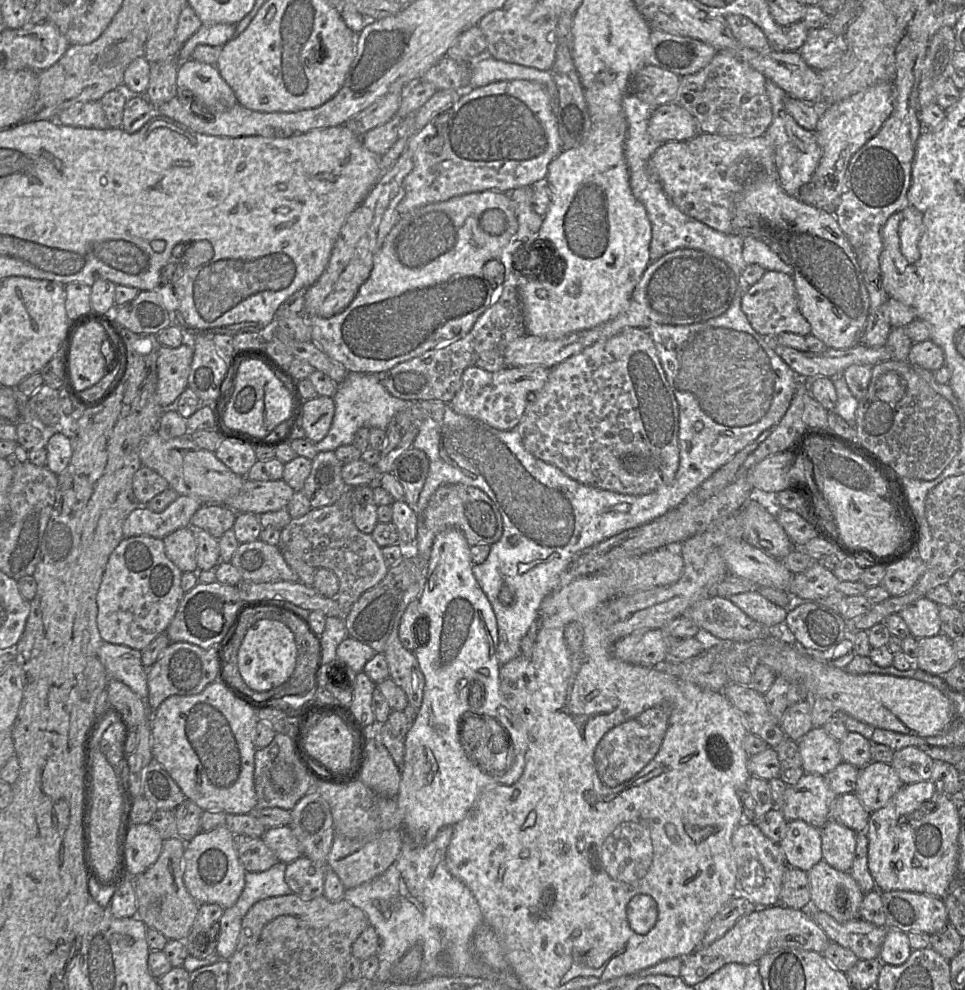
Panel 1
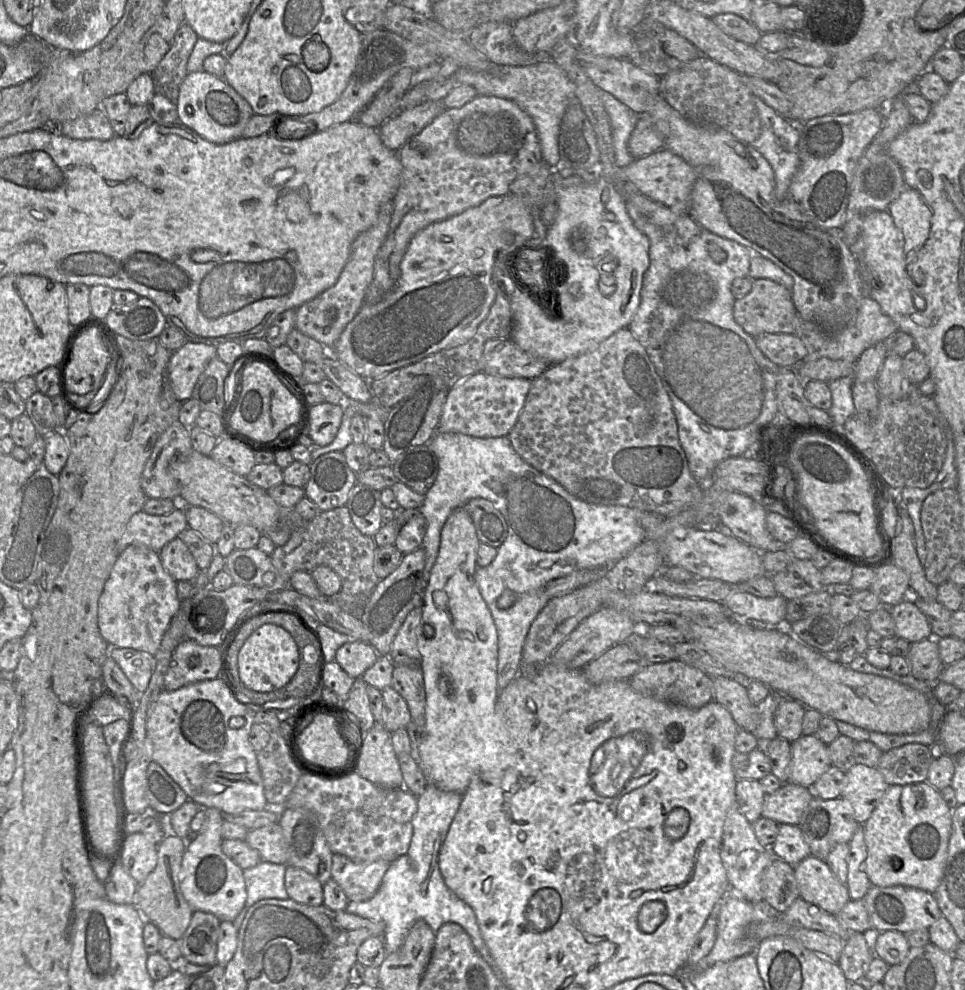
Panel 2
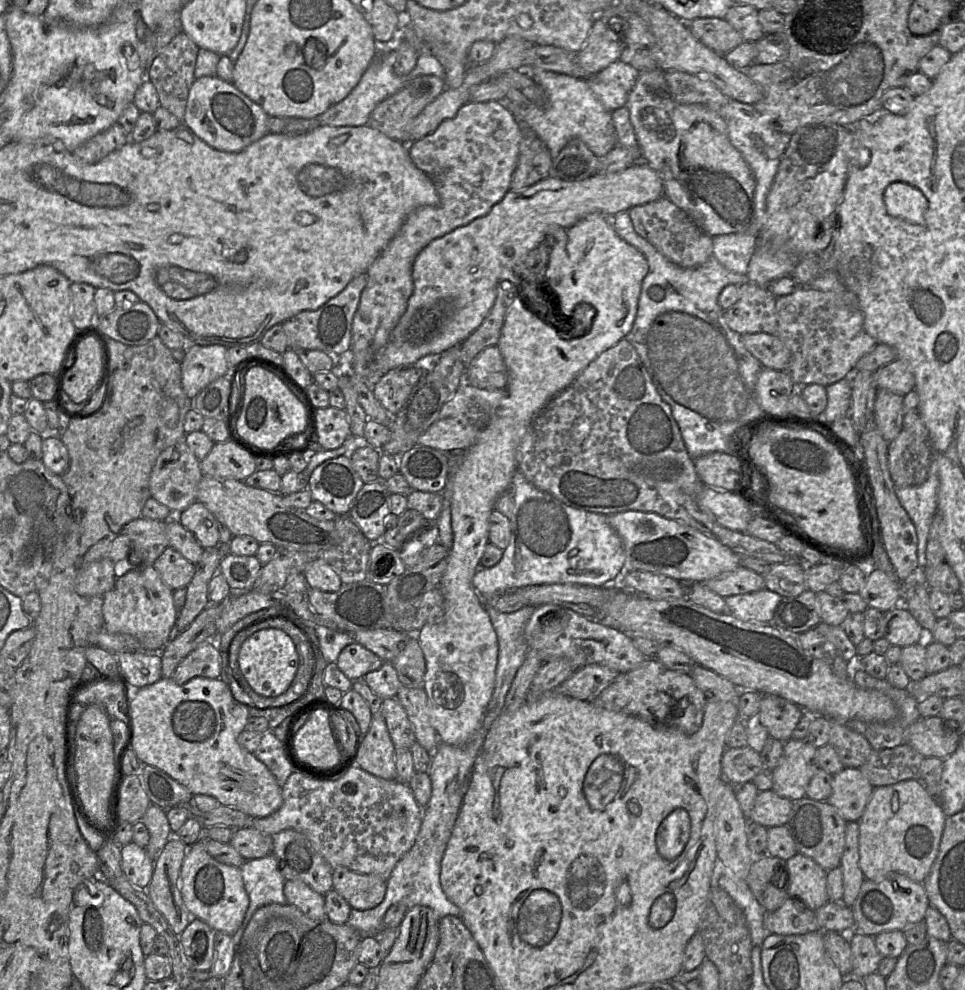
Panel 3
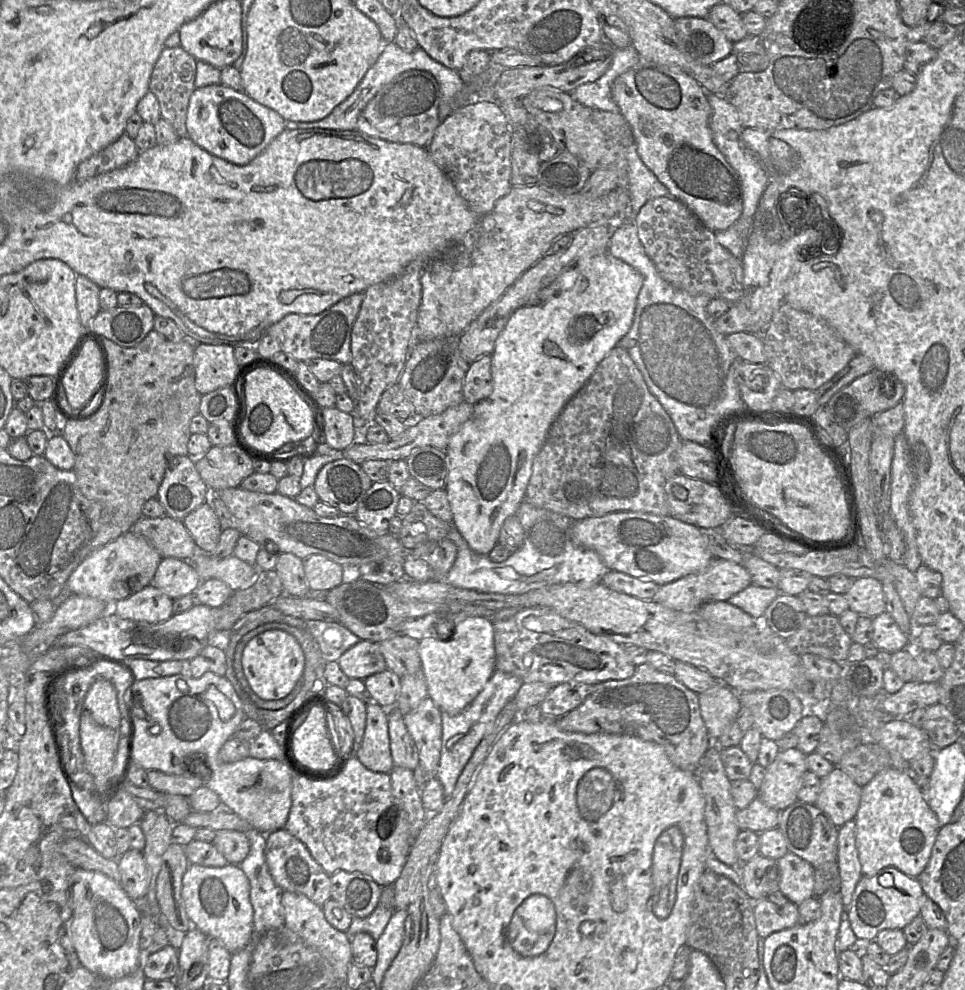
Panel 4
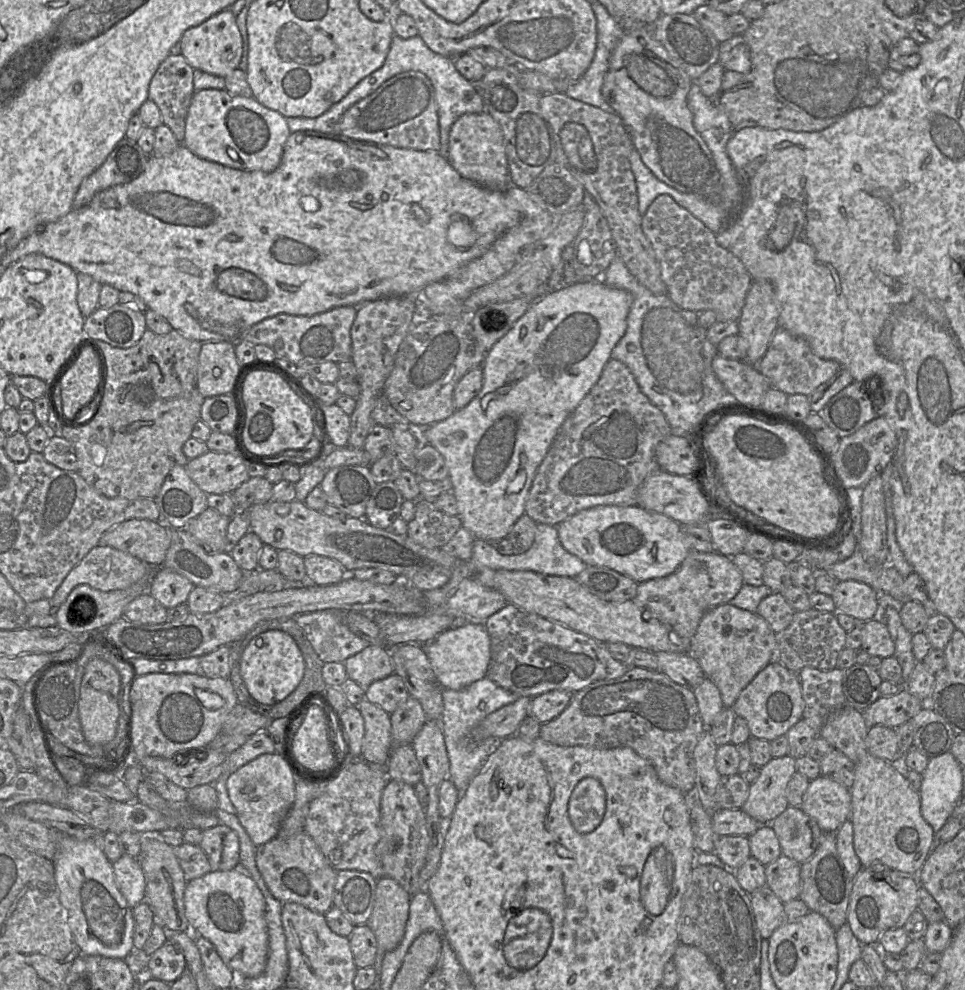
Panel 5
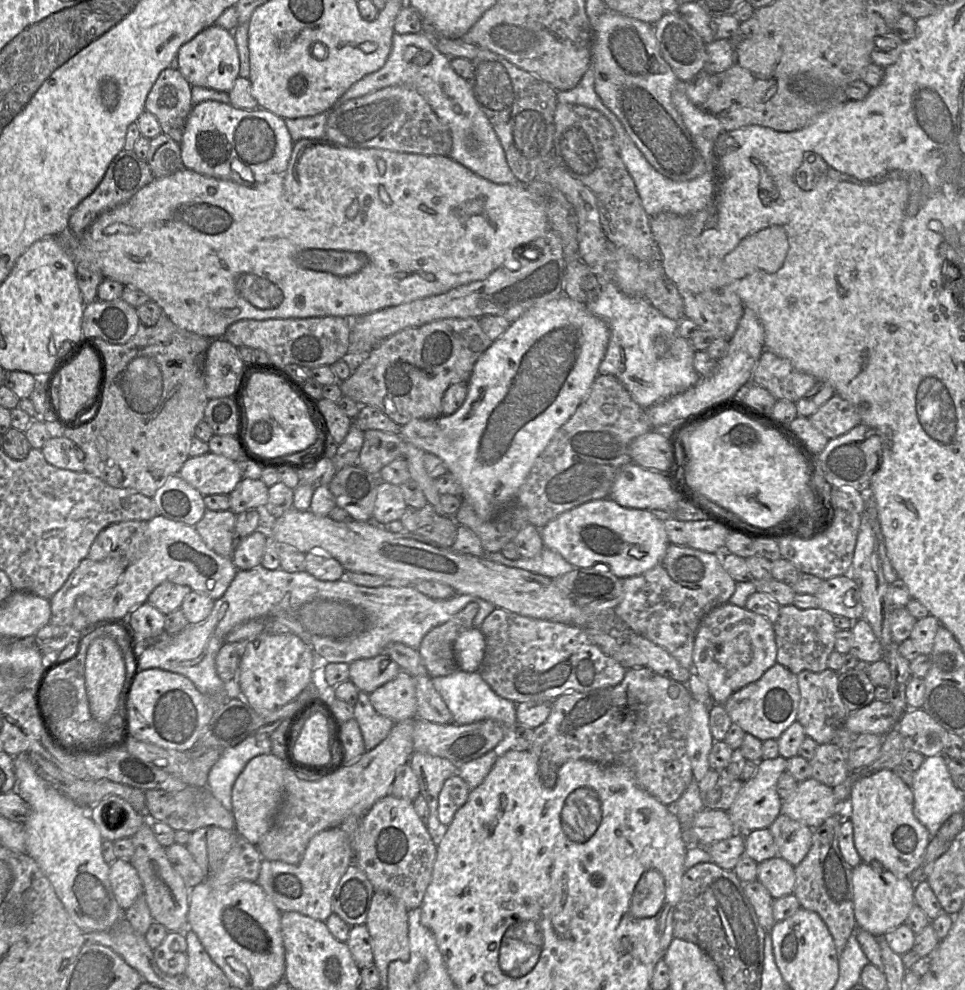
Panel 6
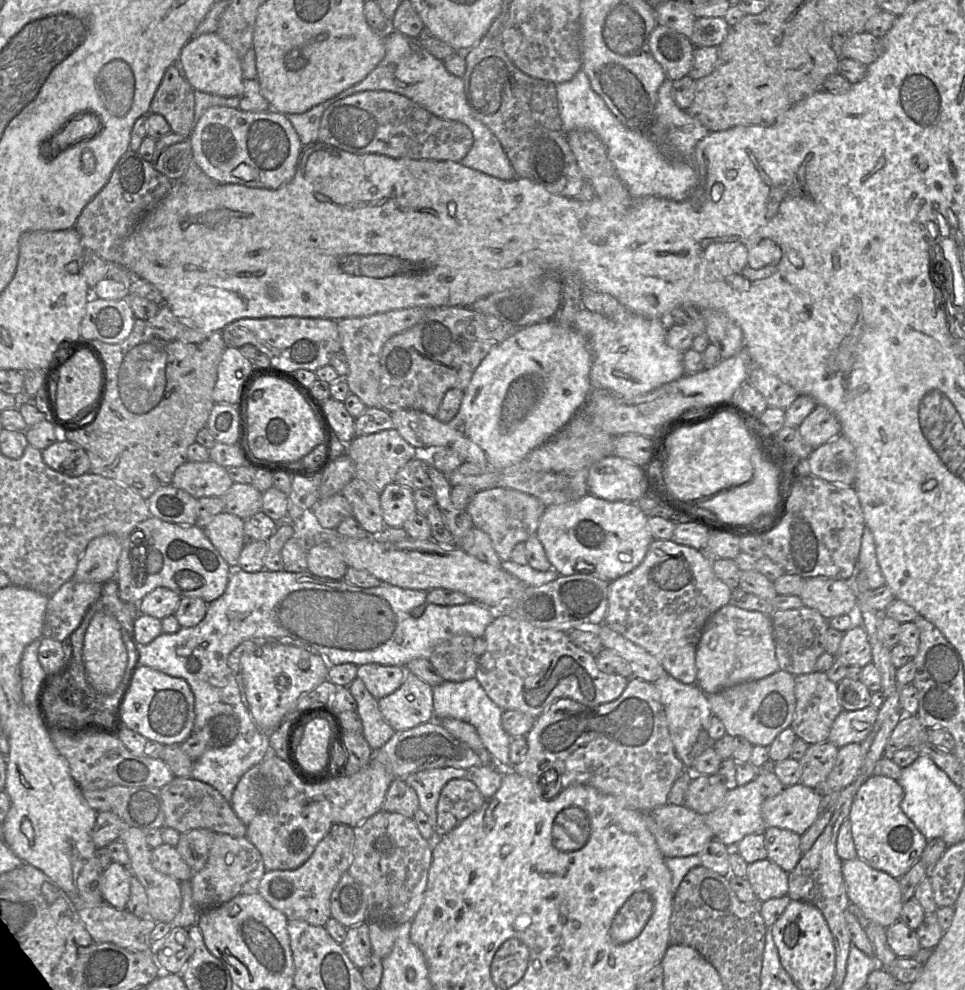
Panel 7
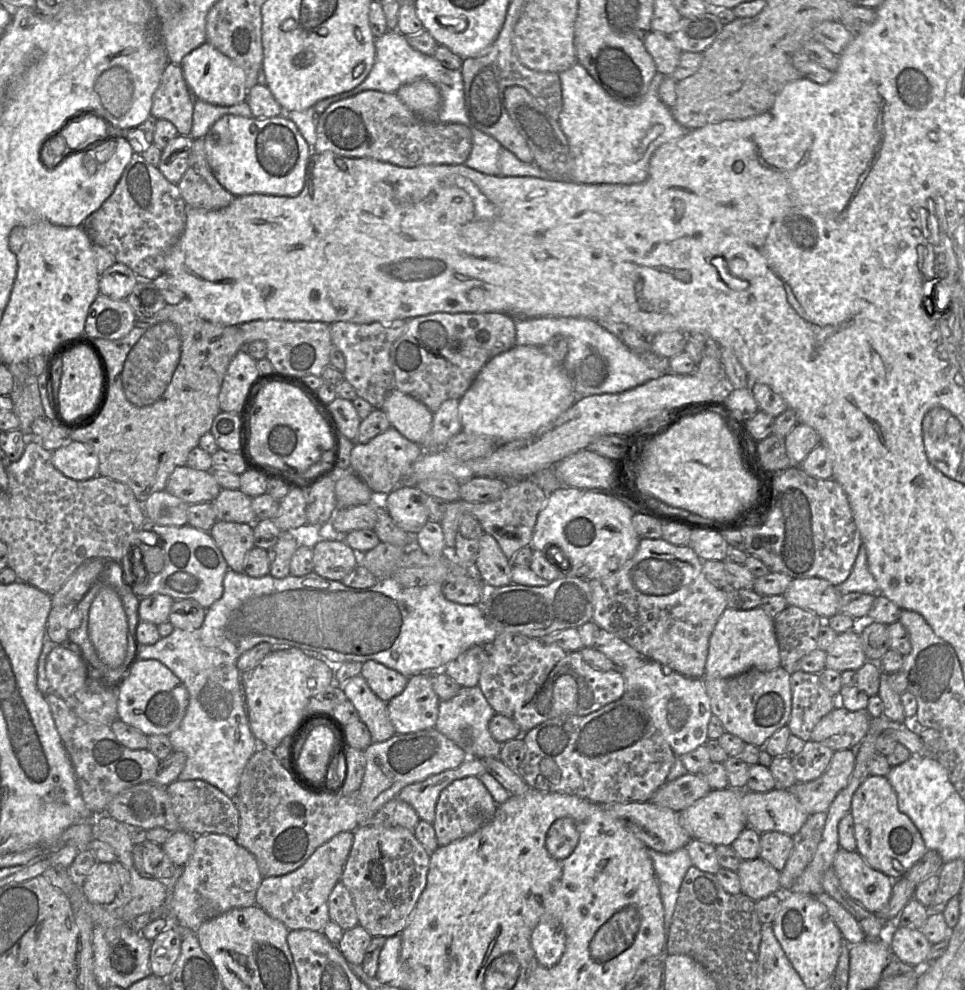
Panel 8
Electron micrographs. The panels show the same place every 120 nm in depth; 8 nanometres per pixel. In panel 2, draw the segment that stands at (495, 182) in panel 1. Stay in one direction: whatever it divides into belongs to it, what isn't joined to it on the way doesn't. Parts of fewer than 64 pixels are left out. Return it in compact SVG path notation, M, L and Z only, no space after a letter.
M478 95L459 108L446 108L420 133L398 150L402 165L400 186L393 199L389 231L374 262L374 275L365 304L379 302L396 285L400 264L411 239L427 226L476 207L486 199L509 193L511 183L543 160L540 141L531 117L511 100Z

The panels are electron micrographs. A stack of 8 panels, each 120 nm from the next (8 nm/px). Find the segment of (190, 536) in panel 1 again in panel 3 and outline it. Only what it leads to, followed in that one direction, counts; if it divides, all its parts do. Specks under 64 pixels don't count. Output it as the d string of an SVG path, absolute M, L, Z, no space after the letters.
M168 546L154 563L162 581L173 591L187 587L194 577L196 565L179 551Z

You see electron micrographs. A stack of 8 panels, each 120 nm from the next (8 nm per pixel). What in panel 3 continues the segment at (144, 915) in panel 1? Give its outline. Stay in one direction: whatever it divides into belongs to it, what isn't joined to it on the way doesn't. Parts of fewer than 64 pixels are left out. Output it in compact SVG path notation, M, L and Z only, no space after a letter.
M172 836L154 865L146 892L175 935L180 935L191 920L180 892L180 871L189 846Z

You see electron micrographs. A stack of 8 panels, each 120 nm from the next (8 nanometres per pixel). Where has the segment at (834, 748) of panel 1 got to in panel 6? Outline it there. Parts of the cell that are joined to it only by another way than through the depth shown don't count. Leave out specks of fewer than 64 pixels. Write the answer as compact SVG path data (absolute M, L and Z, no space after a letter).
M780 755L774 759L757 762L757 771L754 776L743 782L734 802L727 810L729 818L737 833L746 834L752 830L769 828L781 814L782 800L777 794L776 785L779 777L786 771L787 759Z

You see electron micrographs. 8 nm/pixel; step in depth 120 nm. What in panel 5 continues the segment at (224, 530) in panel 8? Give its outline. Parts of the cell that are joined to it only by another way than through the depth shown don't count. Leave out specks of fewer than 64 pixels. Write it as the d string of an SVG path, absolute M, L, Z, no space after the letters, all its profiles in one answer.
M207 507L190 520L185 529L208 551L224 552L229 522L229 517Z

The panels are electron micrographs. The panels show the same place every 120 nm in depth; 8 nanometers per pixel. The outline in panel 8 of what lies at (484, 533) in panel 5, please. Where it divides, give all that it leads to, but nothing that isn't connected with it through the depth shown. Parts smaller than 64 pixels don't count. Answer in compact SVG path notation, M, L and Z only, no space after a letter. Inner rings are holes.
M515 345L489 360L459 401L462 431L488 435L495 438L498 445L534 434L553 422L576 402L573 384L563 364L556 362L540 347ZM397 389L386 397L381 410L387 415L391 427L412 442L423 442L432 428L433 413L427 406Z

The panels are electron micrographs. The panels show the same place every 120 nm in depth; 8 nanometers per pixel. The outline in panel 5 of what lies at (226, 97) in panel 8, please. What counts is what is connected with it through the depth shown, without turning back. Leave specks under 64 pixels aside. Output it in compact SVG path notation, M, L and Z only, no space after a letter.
M230 9L213 15L198 26L187 29L180 40L181 54L193 69L225 78L238 68L242 57L242 37L236 16Z

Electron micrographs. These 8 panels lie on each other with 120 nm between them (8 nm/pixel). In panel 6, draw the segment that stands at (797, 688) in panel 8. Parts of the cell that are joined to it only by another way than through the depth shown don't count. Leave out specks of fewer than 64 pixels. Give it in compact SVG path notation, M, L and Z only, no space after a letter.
M829 668L819 673L803 670L797 674L800 702L796 721L803 727L805 735L818 745L833 743L836 731L849 714L838 691L838 676L838 672Z

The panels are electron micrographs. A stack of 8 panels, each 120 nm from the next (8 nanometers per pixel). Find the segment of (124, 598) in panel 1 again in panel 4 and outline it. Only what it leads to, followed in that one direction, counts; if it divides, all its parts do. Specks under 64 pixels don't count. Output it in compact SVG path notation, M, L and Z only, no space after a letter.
M153 584L114 602L110 605L110 611L123 619L150 624L162 623L174 614L173 600Z

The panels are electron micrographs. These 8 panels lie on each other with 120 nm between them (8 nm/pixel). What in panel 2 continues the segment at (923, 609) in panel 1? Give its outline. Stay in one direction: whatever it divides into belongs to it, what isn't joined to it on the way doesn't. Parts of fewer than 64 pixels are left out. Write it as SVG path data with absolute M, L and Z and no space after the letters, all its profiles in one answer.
M912 596L889 609L896 625L897 638L903 638L910 643L933 638L931 626Z

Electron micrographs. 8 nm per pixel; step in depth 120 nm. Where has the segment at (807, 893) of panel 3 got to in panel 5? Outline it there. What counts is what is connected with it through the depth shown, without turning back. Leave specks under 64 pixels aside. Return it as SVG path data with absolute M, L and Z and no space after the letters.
M780 855L772 863L765 865L766 886L783 903L799 898L801 892L800 865L784 855Z

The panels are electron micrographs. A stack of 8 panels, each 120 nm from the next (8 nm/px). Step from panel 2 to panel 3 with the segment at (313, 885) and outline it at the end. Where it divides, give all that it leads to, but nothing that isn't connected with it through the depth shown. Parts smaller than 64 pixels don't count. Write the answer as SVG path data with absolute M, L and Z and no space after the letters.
M286 880L284 895L287 903L299 908L306 916L315 920L327 919L324 895L313 890L300 880Z

